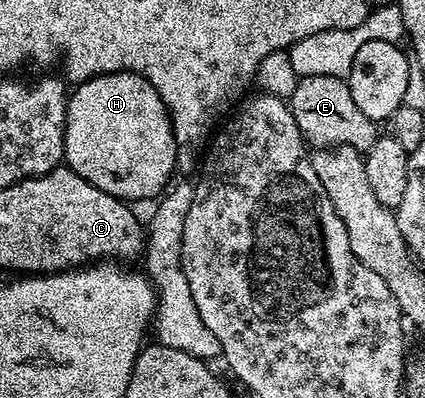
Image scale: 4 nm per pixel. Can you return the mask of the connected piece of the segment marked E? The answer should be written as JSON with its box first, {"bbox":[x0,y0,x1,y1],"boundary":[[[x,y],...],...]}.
{"bbox":[290,76,378,152],"boundary":[[[310,76],[300,78],[290,99],[292,115],[305,143],[316,148],[349,146],[359,152],[367,152],[378,137],[377,123],[372,122],[354,104],[350,88],[343,77]]]}

